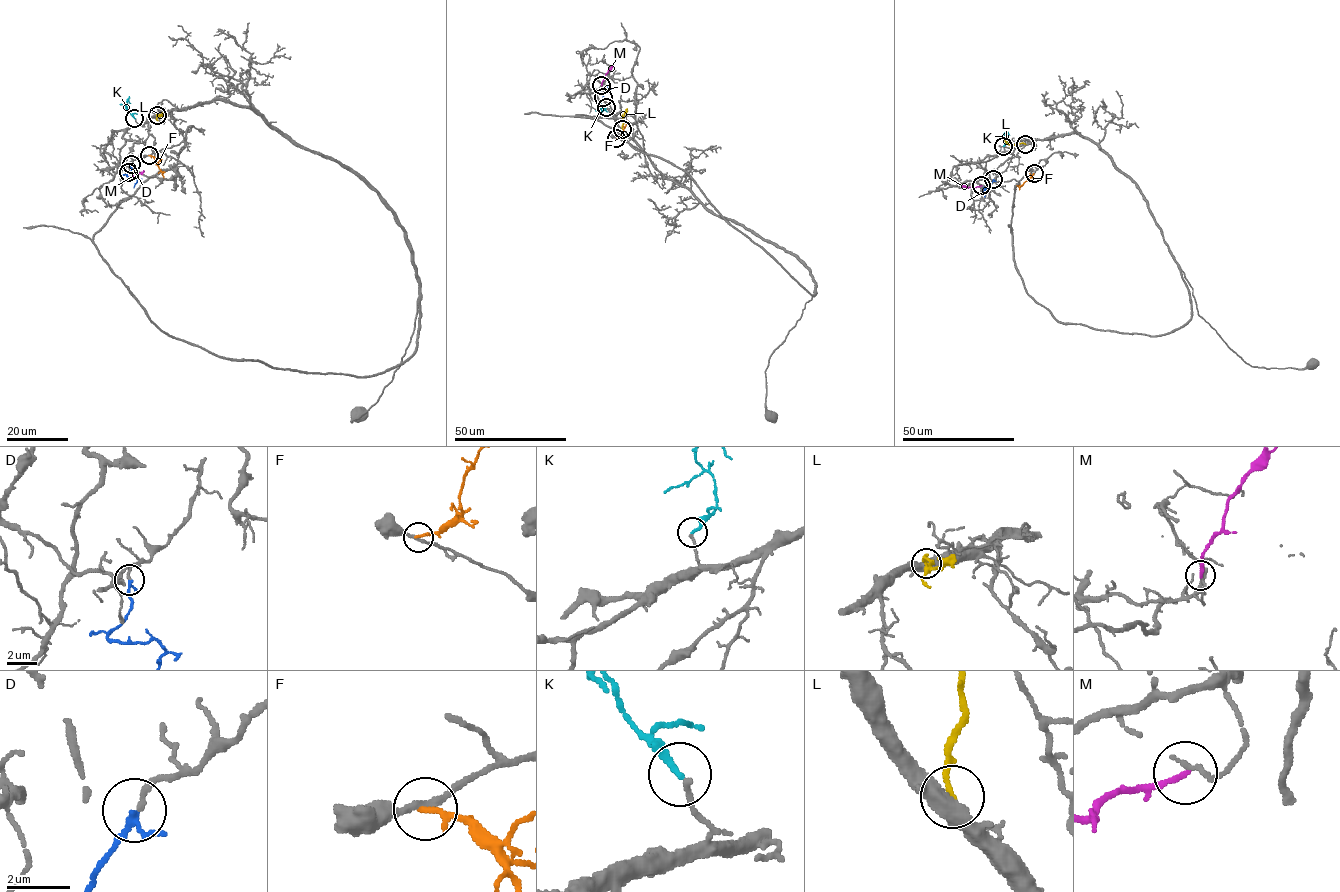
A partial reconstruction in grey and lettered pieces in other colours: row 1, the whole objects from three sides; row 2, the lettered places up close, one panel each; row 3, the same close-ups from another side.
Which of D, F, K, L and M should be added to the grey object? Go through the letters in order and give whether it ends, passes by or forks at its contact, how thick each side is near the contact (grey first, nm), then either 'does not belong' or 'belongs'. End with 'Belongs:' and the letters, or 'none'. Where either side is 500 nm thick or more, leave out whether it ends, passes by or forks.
D: it passes by; 180 nm thick on the grey side, 150 nm on the other; belongs
F: it ends there; 200 nm thick on the grey side, 180 nm on the other; does not belong
K: it ends there; 170 nm thick on the grey side, 200 nm on the other; belongs
L: 500 nm thick on the grey side, 160 nm on the other; does not belong
M: it ends there; 170 nm thick on the grey side, 200 nm on the other; does not belong
Belongs: D, K

